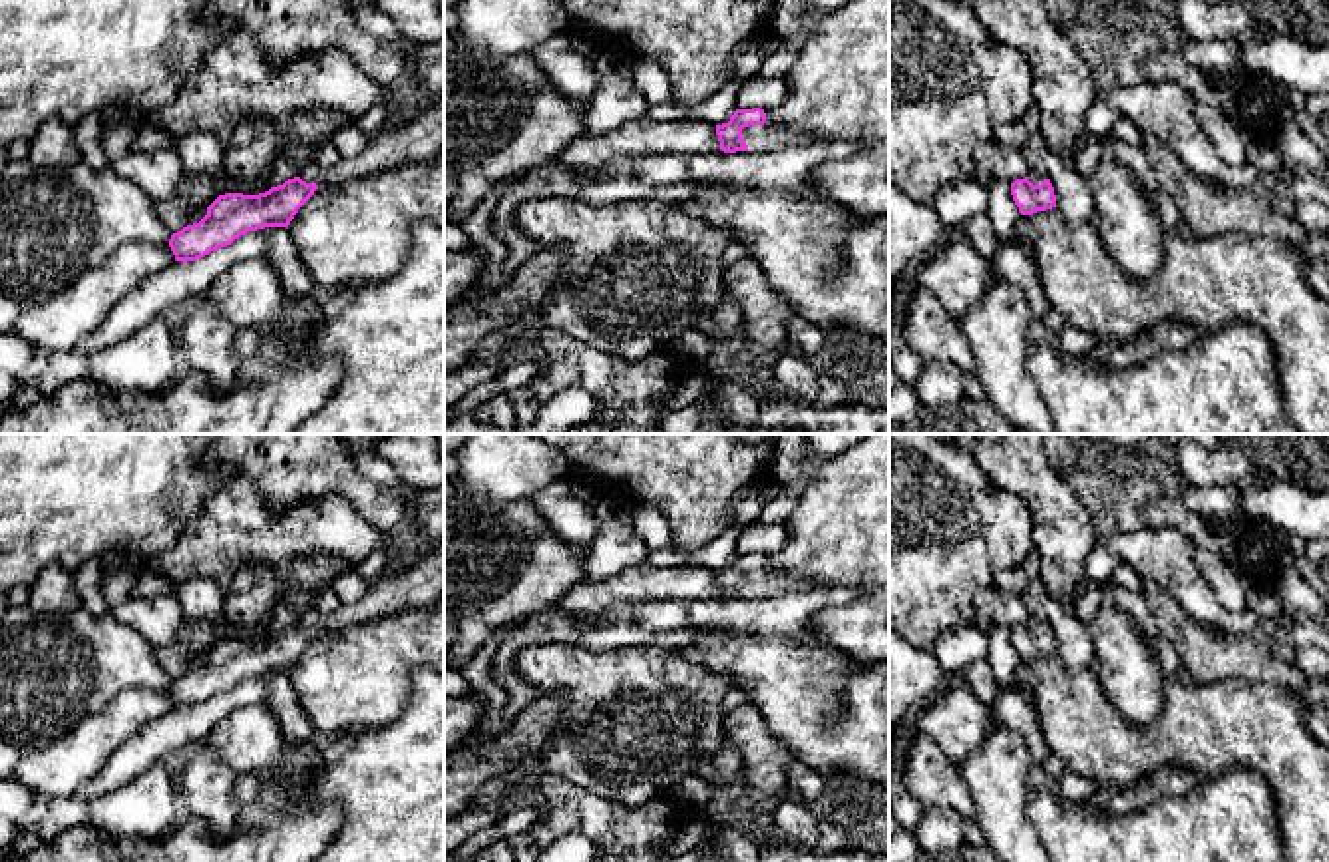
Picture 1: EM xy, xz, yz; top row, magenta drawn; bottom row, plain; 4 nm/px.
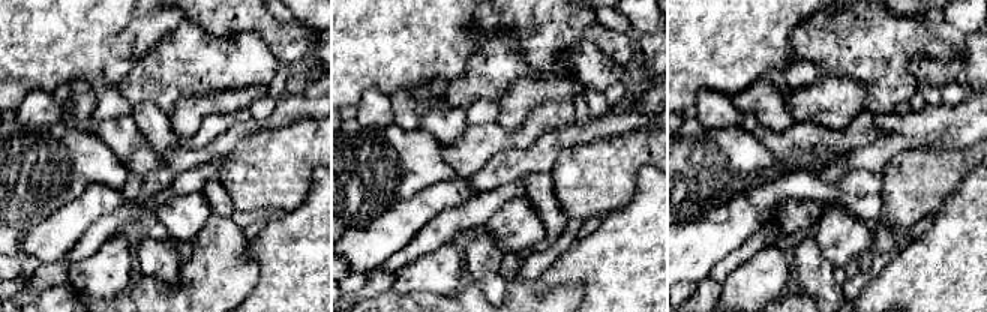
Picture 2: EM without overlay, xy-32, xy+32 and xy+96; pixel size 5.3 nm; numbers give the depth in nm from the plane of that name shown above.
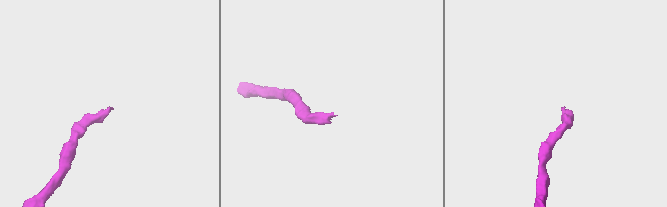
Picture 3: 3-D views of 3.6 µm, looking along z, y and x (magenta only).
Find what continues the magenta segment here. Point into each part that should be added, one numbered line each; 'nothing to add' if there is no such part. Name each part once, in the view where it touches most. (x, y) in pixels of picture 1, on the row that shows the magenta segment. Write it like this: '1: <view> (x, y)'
1: xz (759, 138)

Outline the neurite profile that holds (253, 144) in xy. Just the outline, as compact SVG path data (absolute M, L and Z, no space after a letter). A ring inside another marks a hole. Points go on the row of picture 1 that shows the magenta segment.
M324 109L286 115L275 121L265 117L247 119L223 143L225 173L235 179L255 179L286 141L318 147L348 123L354 121Z

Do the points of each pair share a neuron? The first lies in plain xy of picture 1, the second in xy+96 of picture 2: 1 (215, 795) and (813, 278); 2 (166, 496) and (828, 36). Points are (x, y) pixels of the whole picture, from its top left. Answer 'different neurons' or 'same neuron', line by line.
1: same neuron
2: different neurons

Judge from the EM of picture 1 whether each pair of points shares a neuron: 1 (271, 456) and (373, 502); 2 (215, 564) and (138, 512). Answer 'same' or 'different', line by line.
1: same
2: different

